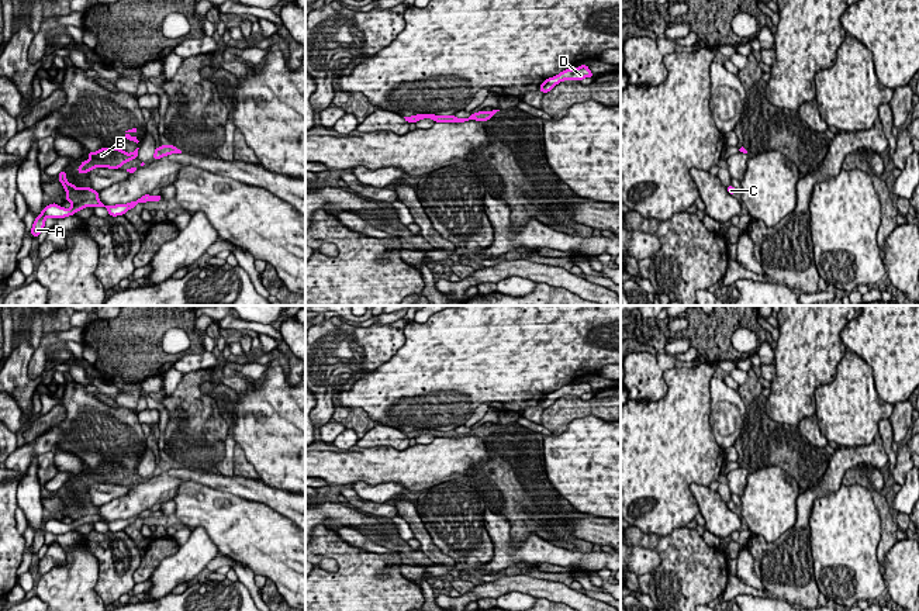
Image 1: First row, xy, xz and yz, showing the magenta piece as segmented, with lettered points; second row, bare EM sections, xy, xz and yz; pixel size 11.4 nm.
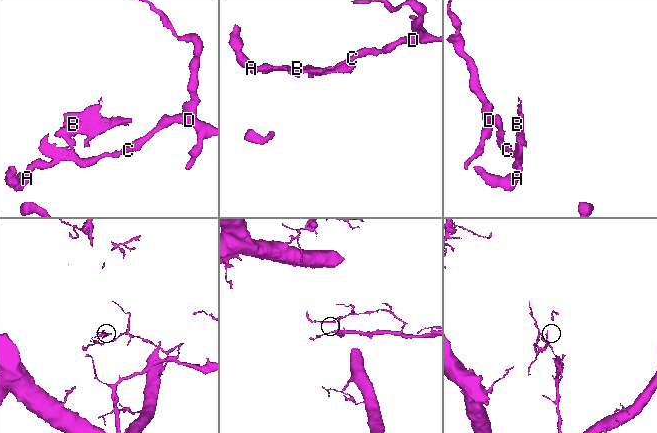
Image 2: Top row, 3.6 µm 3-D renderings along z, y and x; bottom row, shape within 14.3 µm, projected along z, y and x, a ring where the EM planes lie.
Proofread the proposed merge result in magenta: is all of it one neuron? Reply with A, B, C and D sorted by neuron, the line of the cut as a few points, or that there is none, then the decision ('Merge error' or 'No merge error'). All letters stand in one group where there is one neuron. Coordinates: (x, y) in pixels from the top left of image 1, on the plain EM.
Groups: A B C D. No split. No merge error

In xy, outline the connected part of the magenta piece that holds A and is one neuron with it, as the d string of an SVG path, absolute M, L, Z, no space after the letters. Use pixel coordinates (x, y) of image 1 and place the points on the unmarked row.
M62 486L58 490L59 497L62 498L63 504L66 505L66 517L72 518L72 524L63 524L58 521L56 518L52 518L46 522L44 522L42 528L34 535L34 541L31 543L31 550L37 553L42 545L45 543L45 534L65 534L69 531L73 531L75 528L83 525L84 522L104 522L108 525L108 529L111 532L124 531L128 525L134 524L138 518L146 518L146 517L160 517L163 515L160 510L152 512L151 510L145 510L141 514L131 517L128 519L115 519L115 521L107 521L103 519L99 515L99 508L94 507L91 503L80 503L77 504L75 500L70 500L66 496L66 487Z

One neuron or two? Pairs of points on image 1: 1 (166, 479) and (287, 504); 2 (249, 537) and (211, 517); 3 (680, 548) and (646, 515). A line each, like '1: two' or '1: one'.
1: one
2: one
3: two

